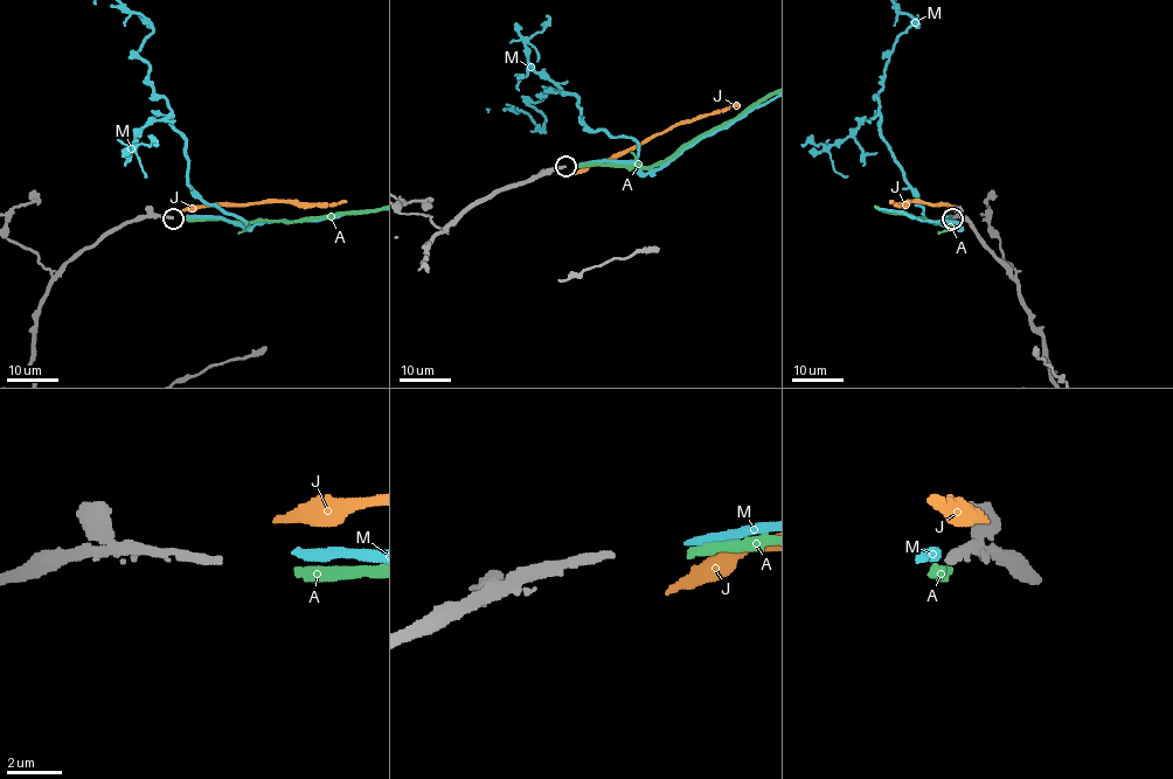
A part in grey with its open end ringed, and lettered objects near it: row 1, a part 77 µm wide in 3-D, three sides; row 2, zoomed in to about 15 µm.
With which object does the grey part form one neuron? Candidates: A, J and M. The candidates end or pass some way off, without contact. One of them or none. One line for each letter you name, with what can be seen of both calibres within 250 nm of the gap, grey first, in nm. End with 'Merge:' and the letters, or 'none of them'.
A: 300 nm thick on the grey side, 320 nm on the other
Merge: A

